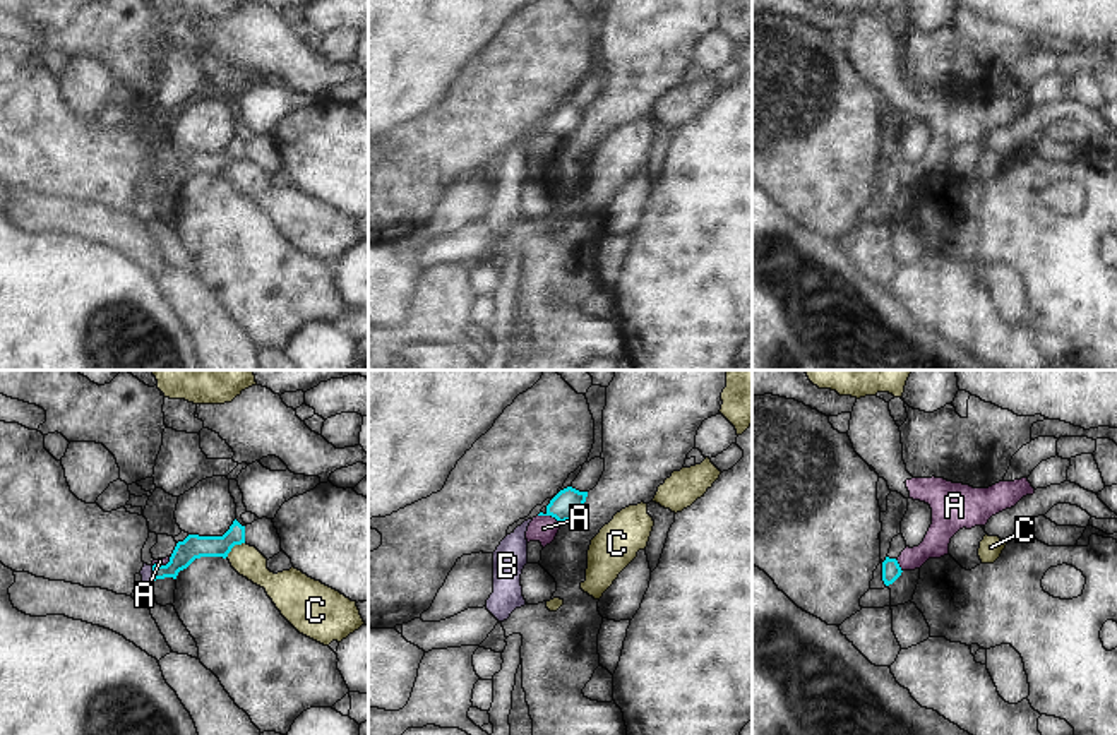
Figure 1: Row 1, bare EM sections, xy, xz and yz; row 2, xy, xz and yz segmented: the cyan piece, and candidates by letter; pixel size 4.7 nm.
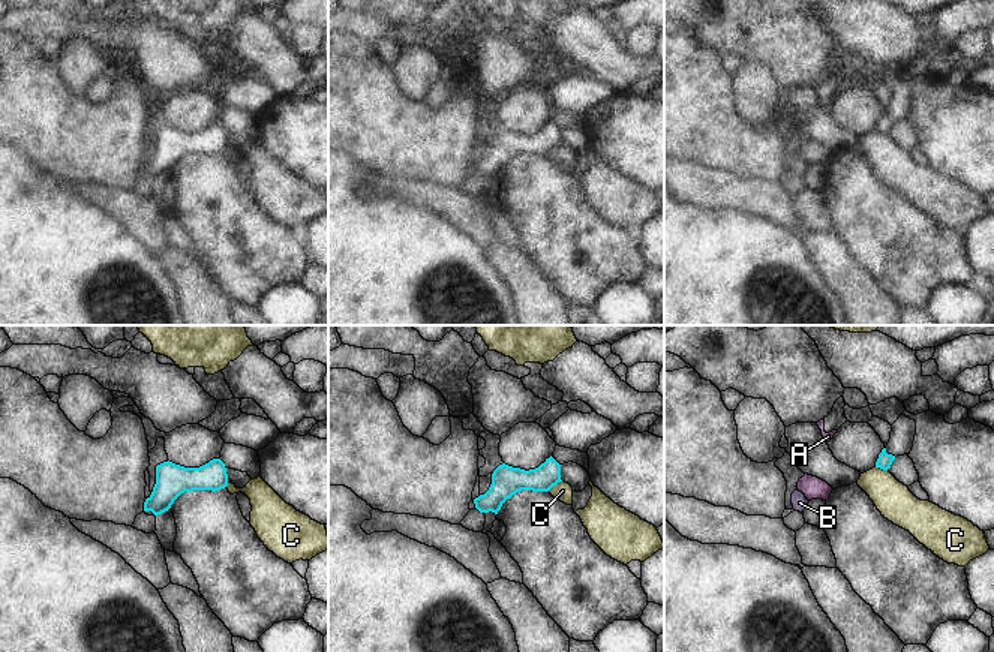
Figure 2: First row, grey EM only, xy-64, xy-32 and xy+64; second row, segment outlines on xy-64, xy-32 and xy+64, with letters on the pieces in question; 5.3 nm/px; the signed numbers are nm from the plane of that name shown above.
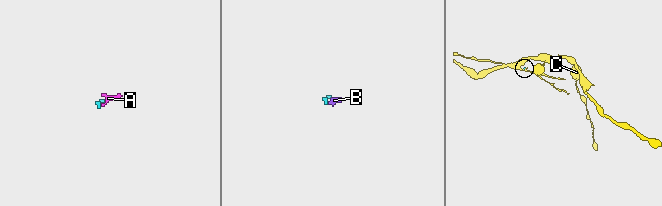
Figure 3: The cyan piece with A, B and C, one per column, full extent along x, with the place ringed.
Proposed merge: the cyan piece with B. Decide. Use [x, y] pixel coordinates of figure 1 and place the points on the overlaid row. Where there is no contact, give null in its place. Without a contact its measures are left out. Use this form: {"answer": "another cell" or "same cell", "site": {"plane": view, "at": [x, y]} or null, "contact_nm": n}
{"answer": "same cell", "site": {"plane": "xy", "at": [153, 573]}, "contact_nm": 70}

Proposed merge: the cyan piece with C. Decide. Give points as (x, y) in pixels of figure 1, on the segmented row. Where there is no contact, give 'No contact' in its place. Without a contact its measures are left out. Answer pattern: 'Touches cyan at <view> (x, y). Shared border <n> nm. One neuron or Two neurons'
Touches cyan at xy (233, 545). Shared border 120 nm. Two neurons.

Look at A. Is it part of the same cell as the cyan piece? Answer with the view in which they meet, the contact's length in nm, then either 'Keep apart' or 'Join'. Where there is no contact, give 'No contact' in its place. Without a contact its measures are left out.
Touches cyan in xz. Shared border 120 nm. Keep apart.

